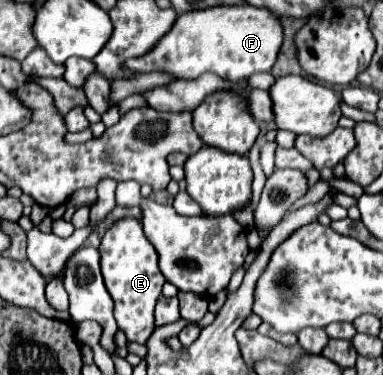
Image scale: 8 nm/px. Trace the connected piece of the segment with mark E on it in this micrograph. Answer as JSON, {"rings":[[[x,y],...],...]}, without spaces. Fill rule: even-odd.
{"rings":[[[127,215],[115,221],[103,235],[101,245],[101,273],[105,279],[105,287],[115,301],[115,321],[119,329],[127,333],[129,341],[147,343],[153,333],[153,309],[157,297],[161,295],[161,287],[165,277],[157,265],[157,251],[151,241],[145,237],[141,221]]]}

